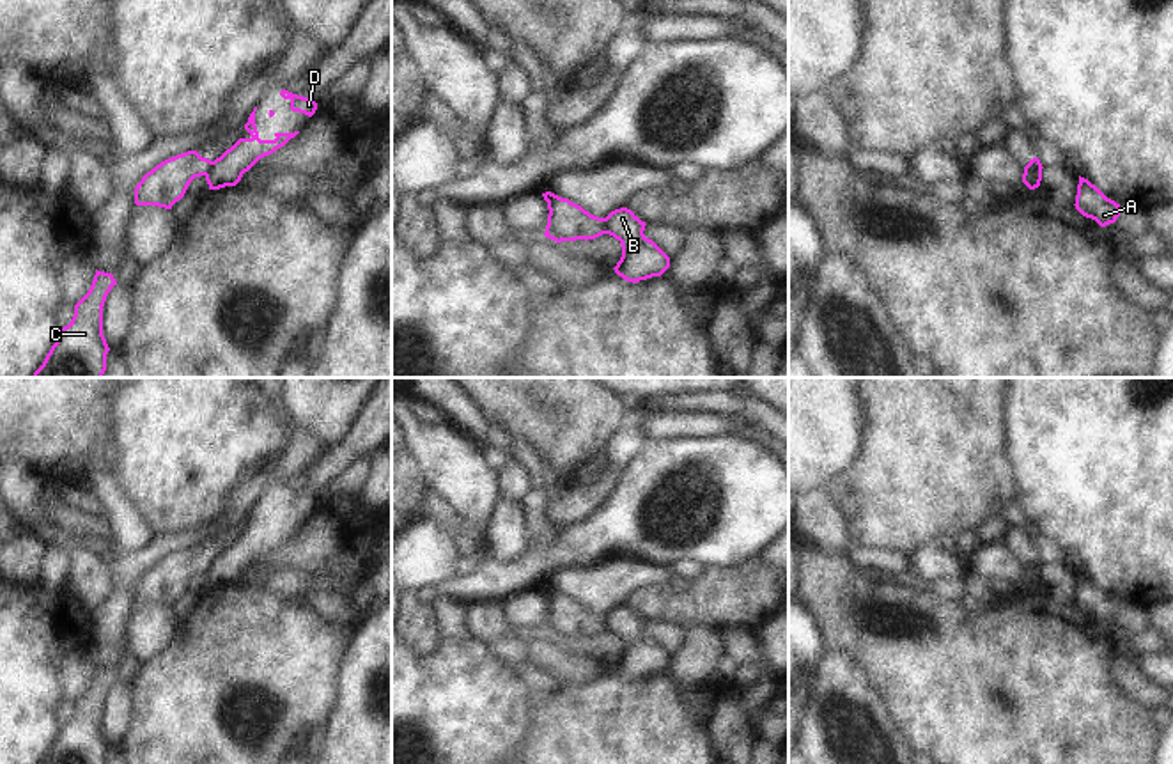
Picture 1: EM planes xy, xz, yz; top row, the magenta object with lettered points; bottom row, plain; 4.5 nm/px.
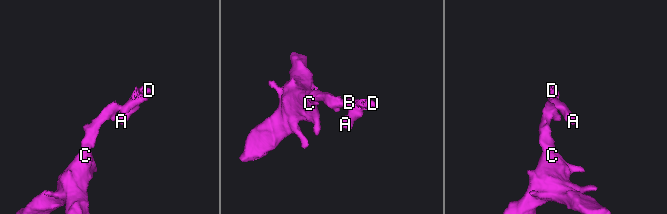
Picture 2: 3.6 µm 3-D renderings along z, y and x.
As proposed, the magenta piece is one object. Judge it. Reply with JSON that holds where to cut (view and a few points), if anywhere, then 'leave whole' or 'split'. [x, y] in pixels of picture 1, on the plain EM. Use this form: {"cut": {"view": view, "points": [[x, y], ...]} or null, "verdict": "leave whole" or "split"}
{"cut": {"view": "xz", "points": [[603, 615], [606, 630]]}, "verdict": "split"}

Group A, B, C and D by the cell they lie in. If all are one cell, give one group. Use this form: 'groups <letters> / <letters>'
groups A B D / C

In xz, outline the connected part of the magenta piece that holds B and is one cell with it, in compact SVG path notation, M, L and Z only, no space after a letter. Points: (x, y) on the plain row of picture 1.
M627 604L615 606L604 615L606 631L622 642L622 654L613 667L633 681L661 674L670 665L670 654L643 631L645 622Z

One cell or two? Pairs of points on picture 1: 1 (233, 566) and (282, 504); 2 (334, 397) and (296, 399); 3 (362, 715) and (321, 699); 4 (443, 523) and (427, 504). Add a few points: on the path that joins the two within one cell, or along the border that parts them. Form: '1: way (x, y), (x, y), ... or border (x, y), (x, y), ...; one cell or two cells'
1: way (245, 550), (273, 520); one cell
2: way (325, 397), (305, 397); one cell
3: border (341, 663), (335, 706), (323, 727); two cells
4: way (442, 518), (433, 509); one cell

